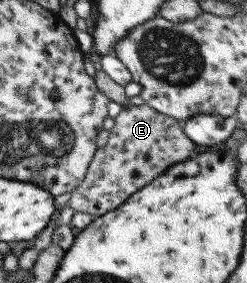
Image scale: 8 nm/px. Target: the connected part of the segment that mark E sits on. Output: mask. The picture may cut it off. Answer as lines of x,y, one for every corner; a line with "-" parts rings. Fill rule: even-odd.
145,103
124,107
113,119
113,125
106,145
95,150
82,182
70,192
66,204
75,212
97,217
114,210
172,164
184,162
194,150
195,145
182,133
179,120
160,114

